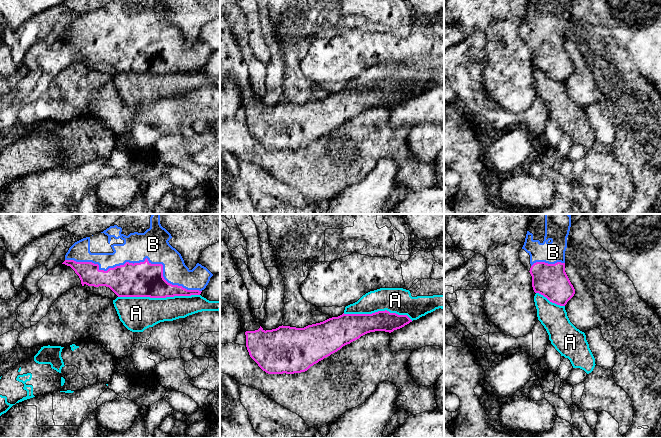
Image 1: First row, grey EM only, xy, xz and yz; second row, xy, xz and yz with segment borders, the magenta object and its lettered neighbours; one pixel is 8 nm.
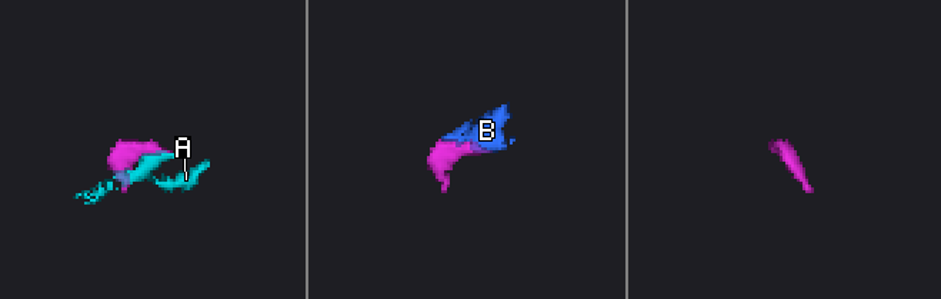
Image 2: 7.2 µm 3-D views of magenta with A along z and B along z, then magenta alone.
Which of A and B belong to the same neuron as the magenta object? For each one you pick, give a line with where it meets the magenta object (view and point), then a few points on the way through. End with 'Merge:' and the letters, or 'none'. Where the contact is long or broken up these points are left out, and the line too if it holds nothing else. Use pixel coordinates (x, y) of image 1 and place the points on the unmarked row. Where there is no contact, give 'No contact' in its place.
B: Touches magenta at xy (138, 39)
Merge: B

